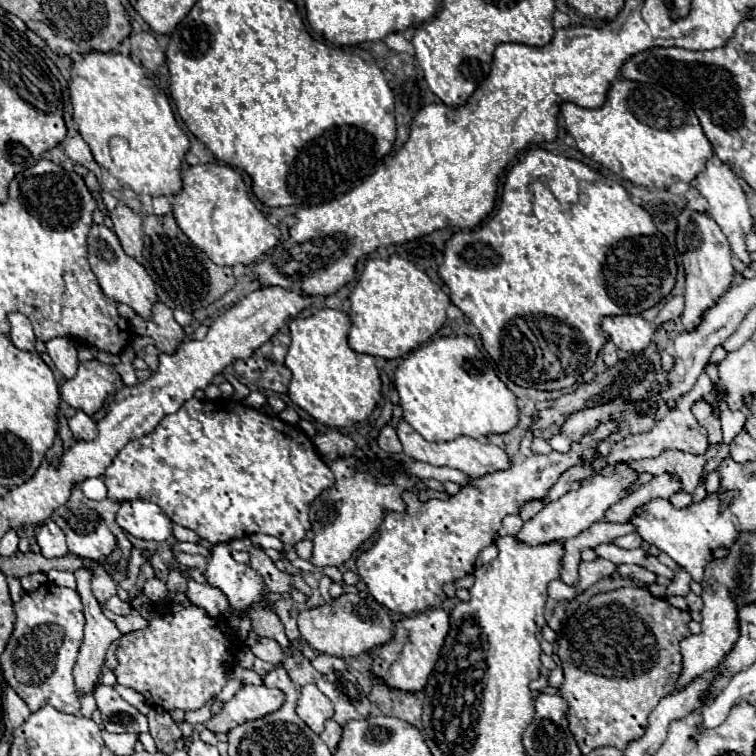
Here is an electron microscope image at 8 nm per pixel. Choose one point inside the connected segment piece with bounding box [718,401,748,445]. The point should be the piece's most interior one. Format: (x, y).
(732, 421)

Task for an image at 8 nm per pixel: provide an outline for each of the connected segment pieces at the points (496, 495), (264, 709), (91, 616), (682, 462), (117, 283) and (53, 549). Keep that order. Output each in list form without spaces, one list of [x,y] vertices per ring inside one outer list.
[[[616,423],[600,425],[594,433],[586,435],[580,443],[572,443],[570,453],[562,455],[552,451],[548,455],[532,455],[524,461],[512,463],[508,469],[472,479],[460,493],[448,501],[430,499],[422,503],[416,493],[406,491],[402,495],[406,513],[386,513],[378,541],[356,561],[358,575],[368,585],[372,597],[394,613],[414,615],[428,607],[440,607],[446,599],[442,585],[456,581],[474,571],[478,553],[494,543],[506,515],[518,513],[520,507],[532,499],[542,499],[558,477],[578,463],[582,453],[588,453],[616,429]]]
[[[242,685],[242,689],[224,703],[222,711],[212,715],[204,725],[214,733],[228,733],[244,721],[274,713],[284,703],[284,693],[266,685]]]
[[[80,567],[74,571],[74,577],[76,577],[76,591],[80,595],[80,601],[84,605],[84,617],[86,617],[86,625],[84,625],[84,641],[82,641],[82,647],[80,647],[80,655],[78,655],[78,661],[74,665],[74,681],[76,681],[76,687],[78,687],[78,693],[84,695],[92,689],[92,685],[98,681],[98,675],[102,671],[102,663],[104,663],[104,657],[106,657],[106,649],[108,645],[114,641],[114,639],[120,639],[122,633],[116,629],[116,625],[104,615],[100,603],[96,601],[96,597],[92,595],[90,591],[90,579],[94,577],[94,569],[88,569],[88,567]]]
[[[718,444],[709,447],[704,455],[696,455],[692,457],[692,453],[676,453],[676,451],[664,451],[660,457],[654,459],[640,459],[640,461],[632,461],[626,463],[630,469],[636,469],[640,473],[652,473],[652,475],[662,475],[662,473],[676,473],[682,481],[682,489],[686,493],[692,495],[692,491],[698,485],[698,479],[702,475],[702,467],[706,463],[706,459],[714,457],[717,453]]]
[[[92,225],[90,235],[88,235],[88,261],[92,265],[94,275],[98,277],[98,283],[102,287],[102,291],[118,301],[118,303],[126,303],[128,307],[132,307],[140,317],[150,319],[152,317],[152,305],[156,303],[156,289],[154,289],[154,281],[150,279],[150,275],[146,273],[146,269],[134,259],[128,257],[116,237],[114,231],[110,231],[104,225]]]
[[[46,521],[42,527],[38,527],[36,541],[38,541],[40,549],[42,549],[42,555],[48,557],[48,559],[62,557],[62,555],[68,553],[66,535],[62,533],[62,529],[54,521]]]

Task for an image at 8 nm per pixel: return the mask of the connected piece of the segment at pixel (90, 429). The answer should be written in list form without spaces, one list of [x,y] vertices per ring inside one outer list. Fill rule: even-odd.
[[[78,411],[68,423],[70,423],[72,435],[76,441],[92,441],[98,433],[96,421],[92,417],[88,417],[84,411]]]

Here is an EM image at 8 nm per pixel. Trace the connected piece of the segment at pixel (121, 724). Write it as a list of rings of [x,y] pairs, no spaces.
[[[100,685],[96,689],[96,703],[98,703],[98,709],[102,713],[104,727],[108,731],[112,731],[112,733],[136,733],[136,735],[148,731],[146,717],[136,707],[126,703],[118,695],[116,689]]]

